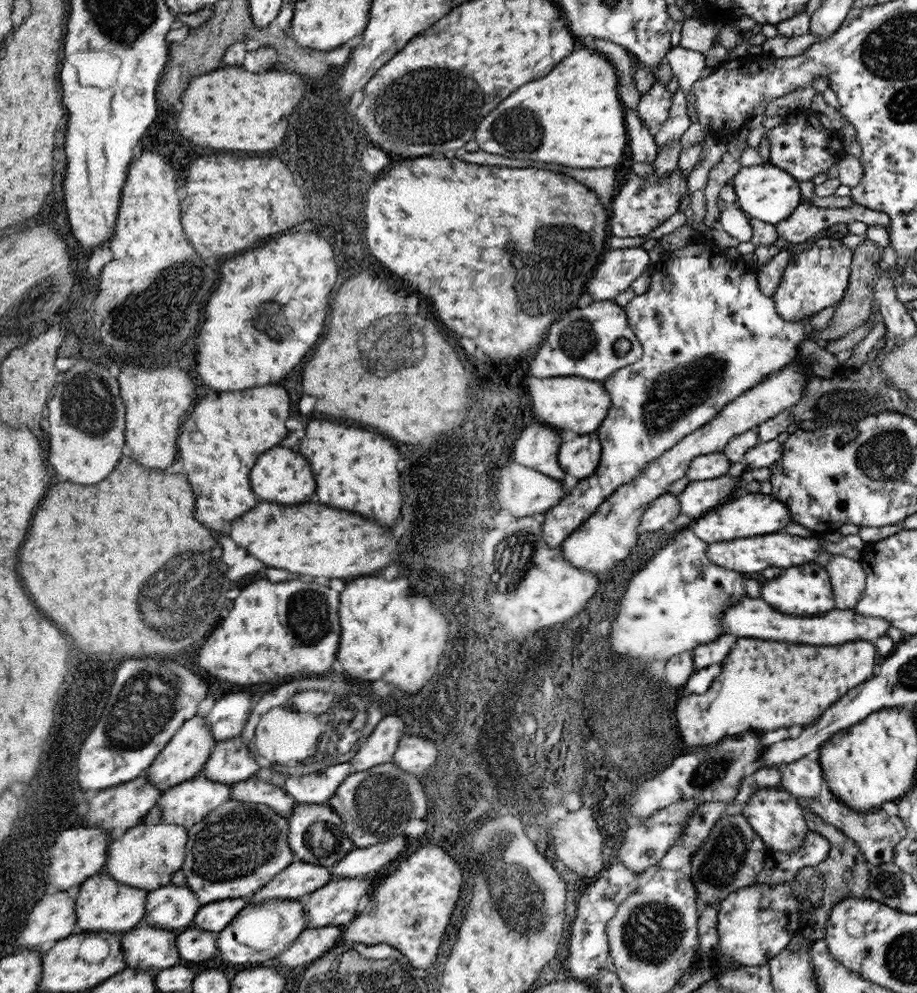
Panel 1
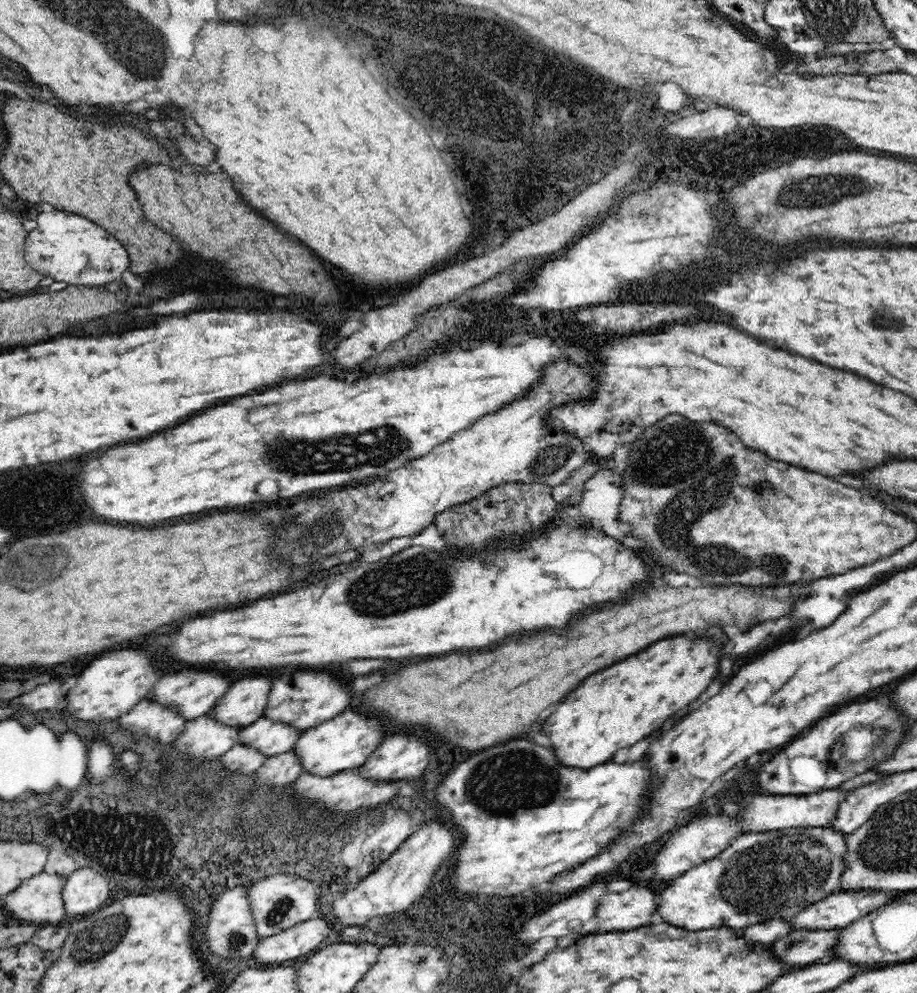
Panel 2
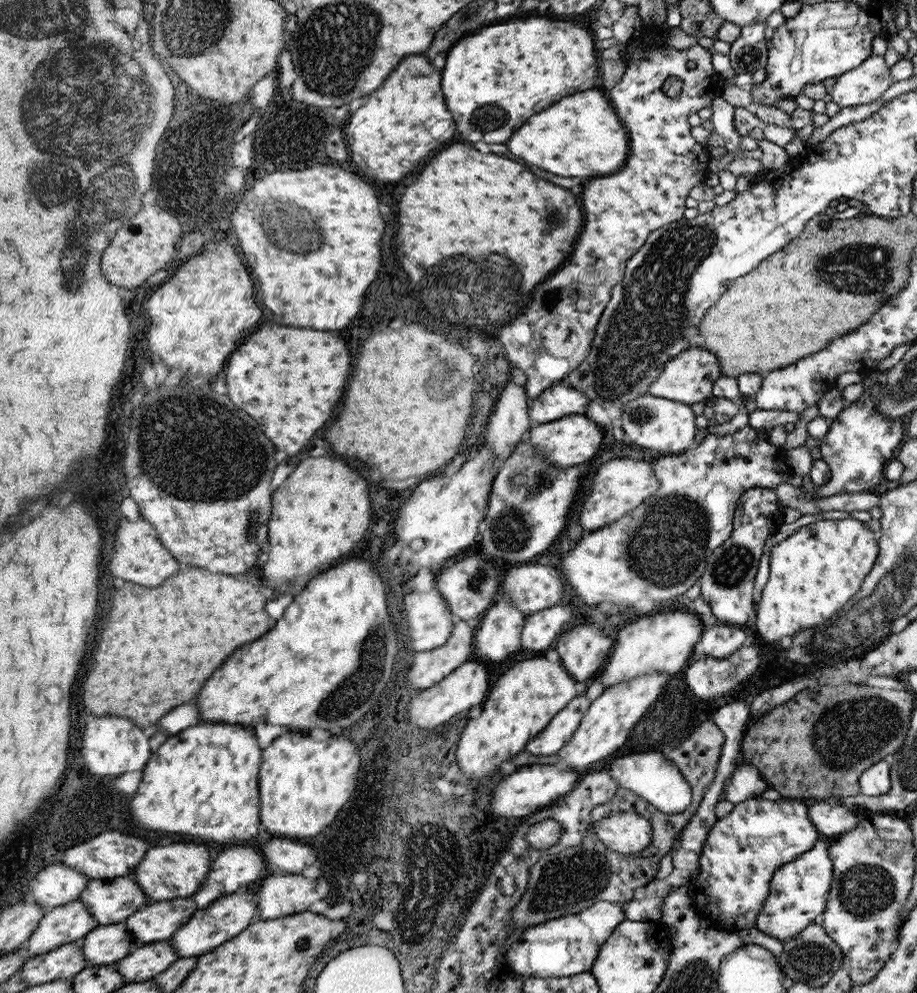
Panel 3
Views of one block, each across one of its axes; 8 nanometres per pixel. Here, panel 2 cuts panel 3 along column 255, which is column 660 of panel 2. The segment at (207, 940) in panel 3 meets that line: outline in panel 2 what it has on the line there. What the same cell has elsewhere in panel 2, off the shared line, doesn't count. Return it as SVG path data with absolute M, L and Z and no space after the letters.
M786 828L742 834L716 858L684 872L658 896L658 916L686 930L712 926L746 928L768 920L788 920L840 890L846 836L826 828Z

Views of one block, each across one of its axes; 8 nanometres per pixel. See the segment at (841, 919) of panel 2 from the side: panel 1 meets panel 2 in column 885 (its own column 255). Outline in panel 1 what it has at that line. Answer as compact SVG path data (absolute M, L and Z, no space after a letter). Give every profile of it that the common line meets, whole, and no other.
M293 860L289 868L285 868L281 874L277 874L269 884L265 884L261 890L251 894L247 904L263 904L271 900L305 900L319 888L331 882L329 868L317 866L317 864L303 864Z

